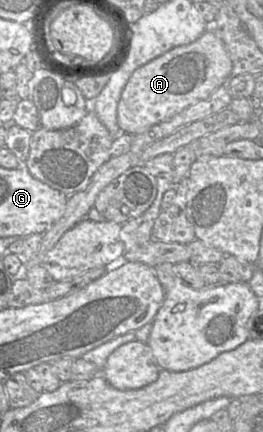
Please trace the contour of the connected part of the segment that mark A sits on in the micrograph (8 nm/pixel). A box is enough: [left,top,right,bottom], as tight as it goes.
[117,28,232,135]

